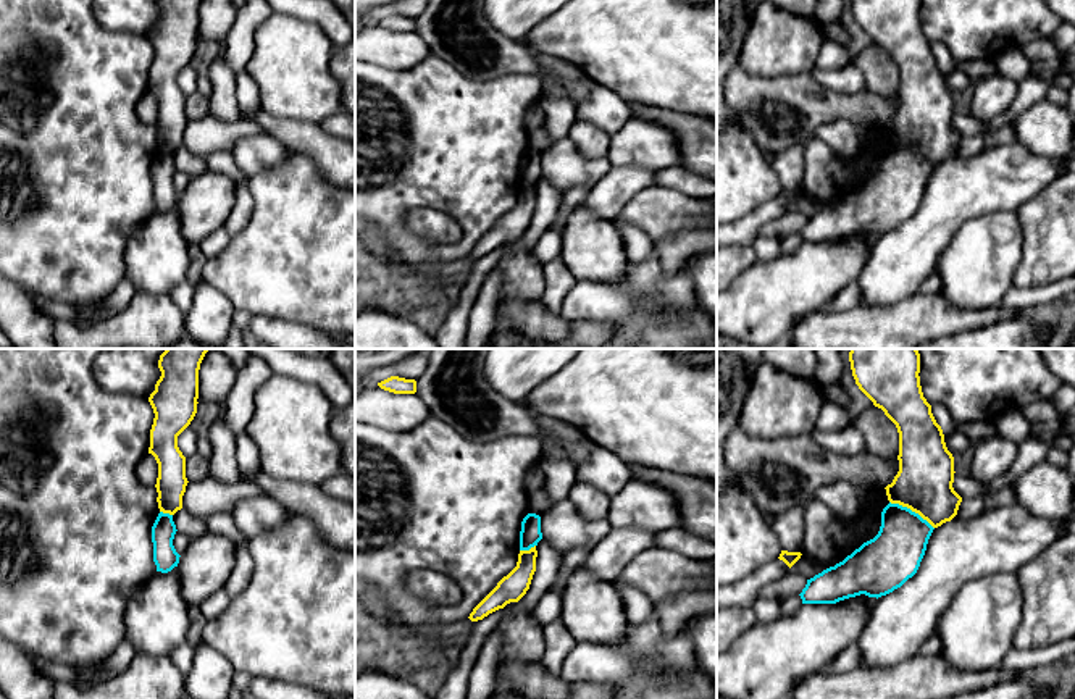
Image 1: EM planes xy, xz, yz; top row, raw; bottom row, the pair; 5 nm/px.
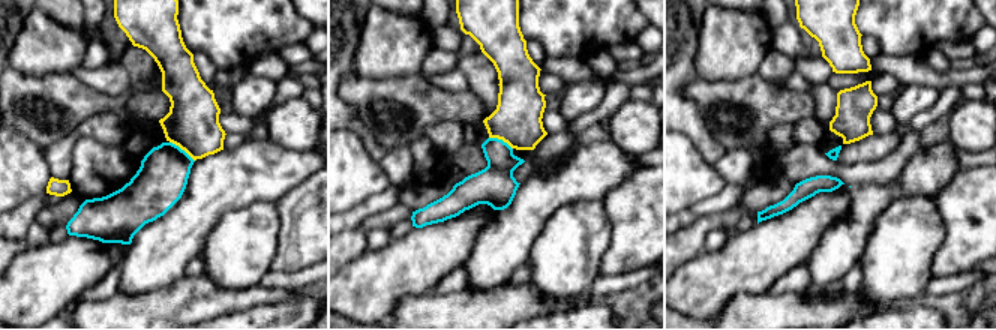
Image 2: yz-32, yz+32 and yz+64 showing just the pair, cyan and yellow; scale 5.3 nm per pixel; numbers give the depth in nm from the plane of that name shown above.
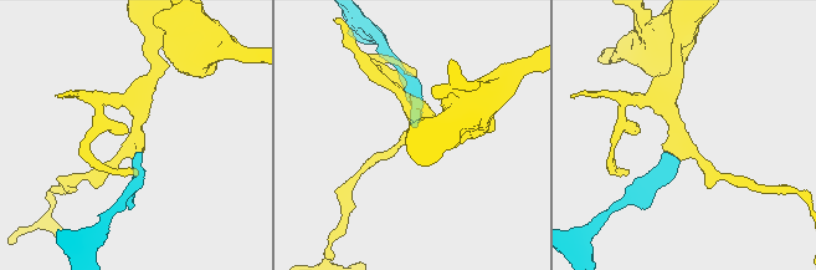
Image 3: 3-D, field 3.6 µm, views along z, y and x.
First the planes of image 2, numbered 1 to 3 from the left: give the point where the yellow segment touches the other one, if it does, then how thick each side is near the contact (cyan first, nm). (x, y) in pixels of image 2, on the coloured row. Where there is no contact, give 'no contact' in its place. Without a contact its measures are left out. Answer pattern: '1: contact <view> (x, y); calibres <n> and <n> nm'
1: contact yz-32 (180, 149); calibres 280 and 280 nm
2: contact yz+32 (501, 140); calibres 220 and 260 nm
3: no contact

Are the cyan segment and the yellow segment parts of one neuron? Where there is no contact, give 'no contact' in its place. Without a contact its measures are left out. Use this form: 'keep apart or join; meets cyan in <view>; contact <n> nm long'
keep apart; meets cyan in yz; contact 260 nm long

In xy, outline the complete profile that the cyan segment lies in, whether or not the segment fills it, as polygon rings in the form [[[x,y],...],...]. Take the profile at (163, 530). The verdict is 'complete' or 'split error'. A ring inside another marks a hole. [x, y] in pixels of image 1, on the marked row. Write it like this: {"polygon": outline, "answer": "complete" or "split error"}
{"polygon": [[[160,512],[152,526],[153,562],[157,571],[168,573],[179,563],[179,554],[173,546],[176,534],[173,515]]], "answer": "complete"}

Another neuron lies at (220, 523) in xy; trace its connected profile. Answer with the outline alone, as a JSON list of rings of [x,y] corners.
[[[213,513],[205,523],[208,531],[229,538],[237,547],[249,546],[250,542],[250,539],[237,529],[231,513]]]

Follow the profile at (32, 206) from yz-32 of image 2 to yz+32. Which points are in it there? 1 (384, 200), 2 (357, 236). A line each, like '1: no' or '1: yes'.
1: yes
2: no

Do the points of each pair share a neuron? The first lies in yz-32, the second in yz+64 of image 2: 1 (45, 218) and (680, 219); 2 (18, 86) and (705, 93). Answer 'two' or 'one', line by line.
1: two
2: one

